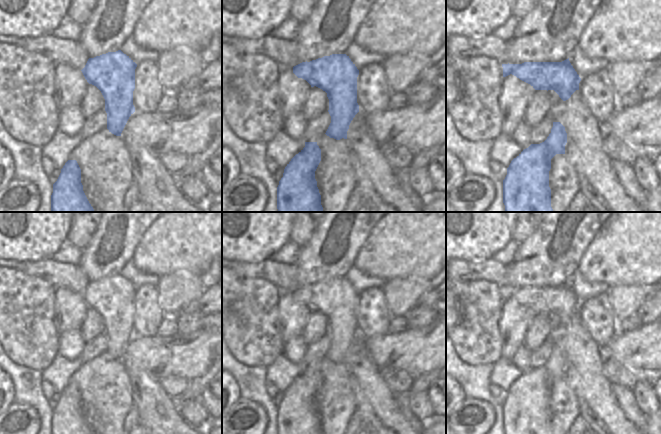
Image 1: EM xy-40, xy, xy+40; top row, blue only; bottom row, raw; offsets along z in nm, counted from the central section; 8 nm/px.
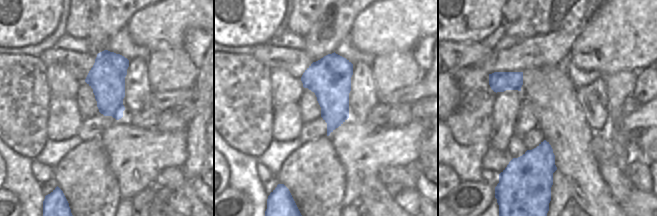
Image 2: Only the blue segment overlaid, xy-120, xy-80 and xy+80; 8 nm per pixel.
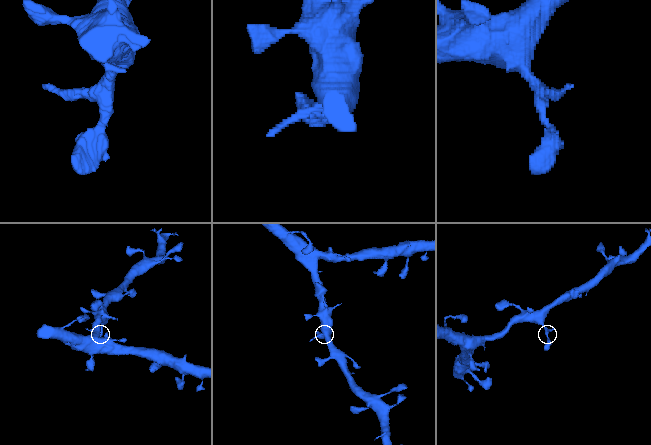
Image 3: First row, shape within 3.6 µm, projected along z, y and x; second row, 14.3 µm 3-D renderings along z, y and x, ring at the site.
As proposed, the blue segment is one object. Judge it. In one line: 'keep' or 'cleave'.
keep

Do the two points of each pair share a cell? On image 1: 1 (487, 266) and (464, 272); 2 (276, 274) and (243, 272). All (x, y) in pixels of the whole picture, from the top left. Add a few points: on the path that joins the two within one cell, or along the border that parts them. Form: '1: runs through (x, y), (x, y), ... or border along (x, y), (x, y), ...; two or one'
1: runs through (481, 268), (474, 268), (470, 271); one
2: runs through (268, 271), (251, 271); one

